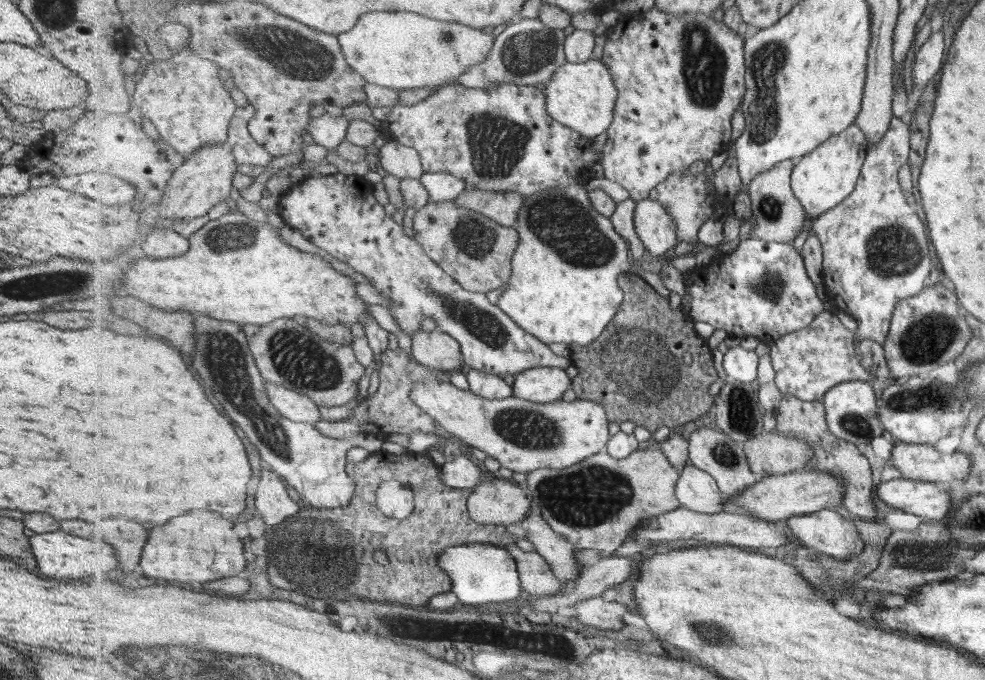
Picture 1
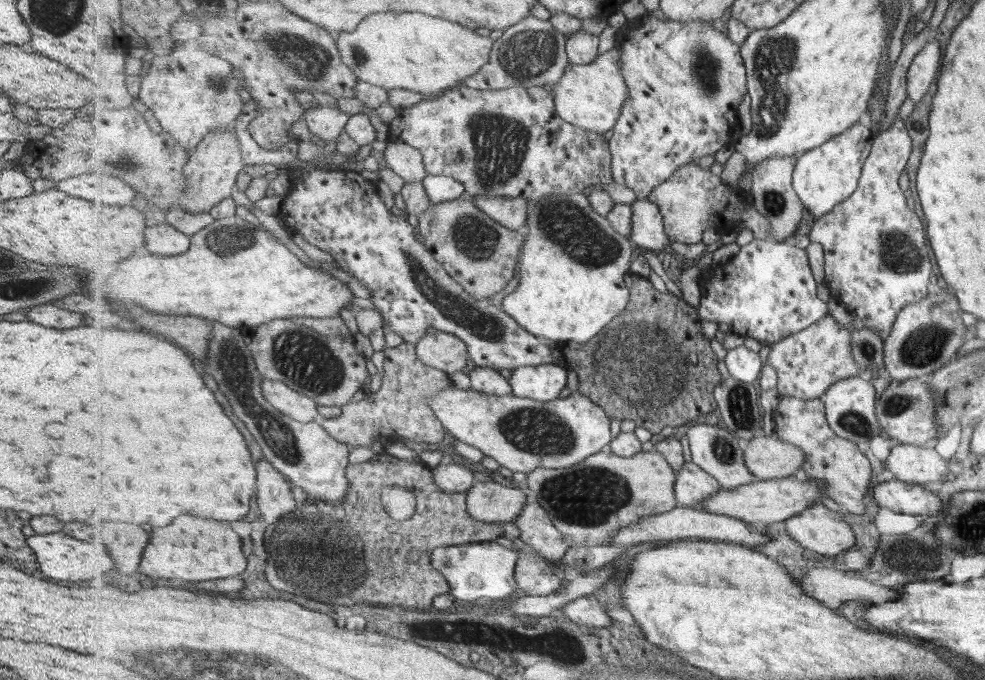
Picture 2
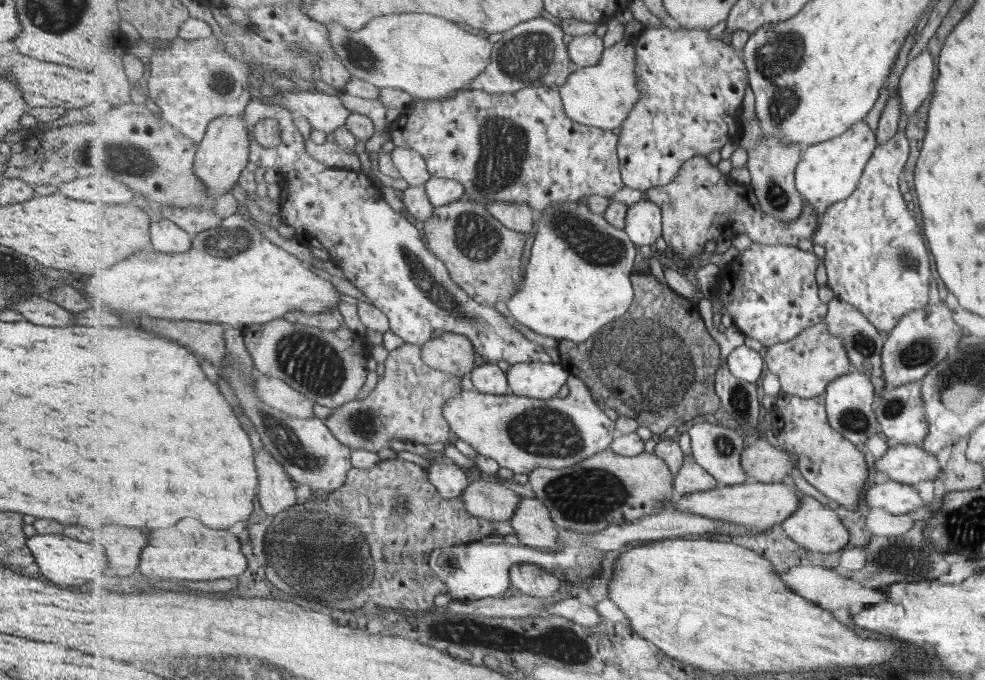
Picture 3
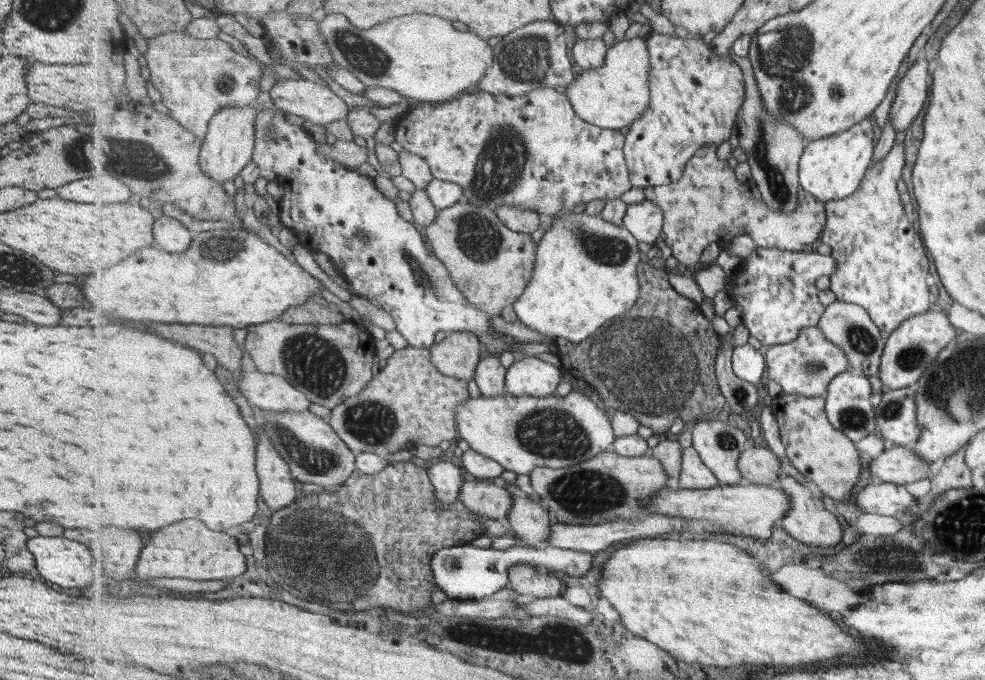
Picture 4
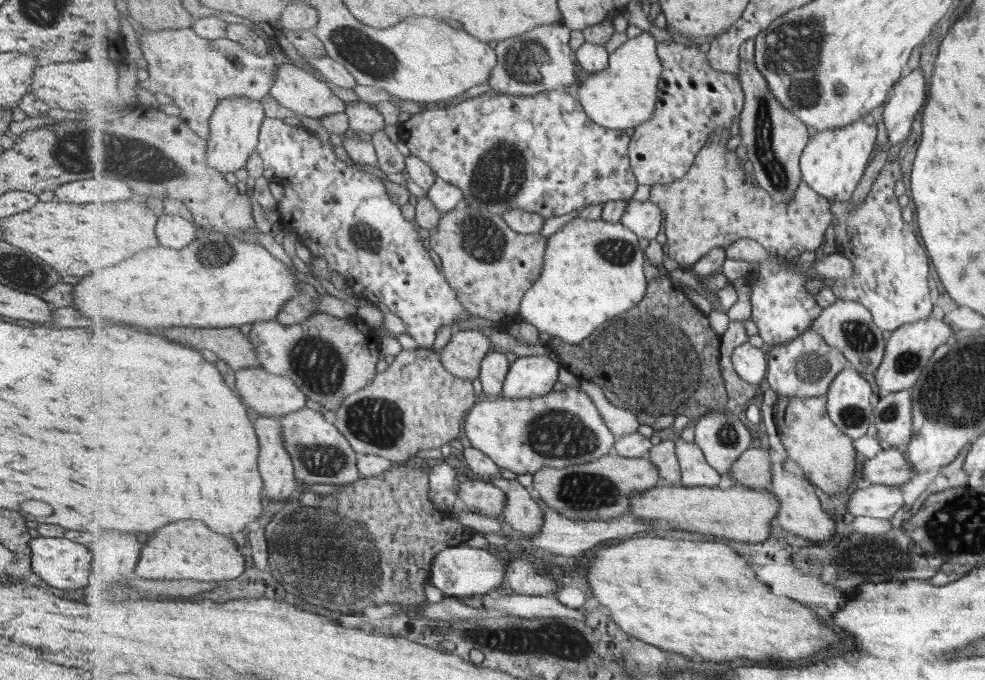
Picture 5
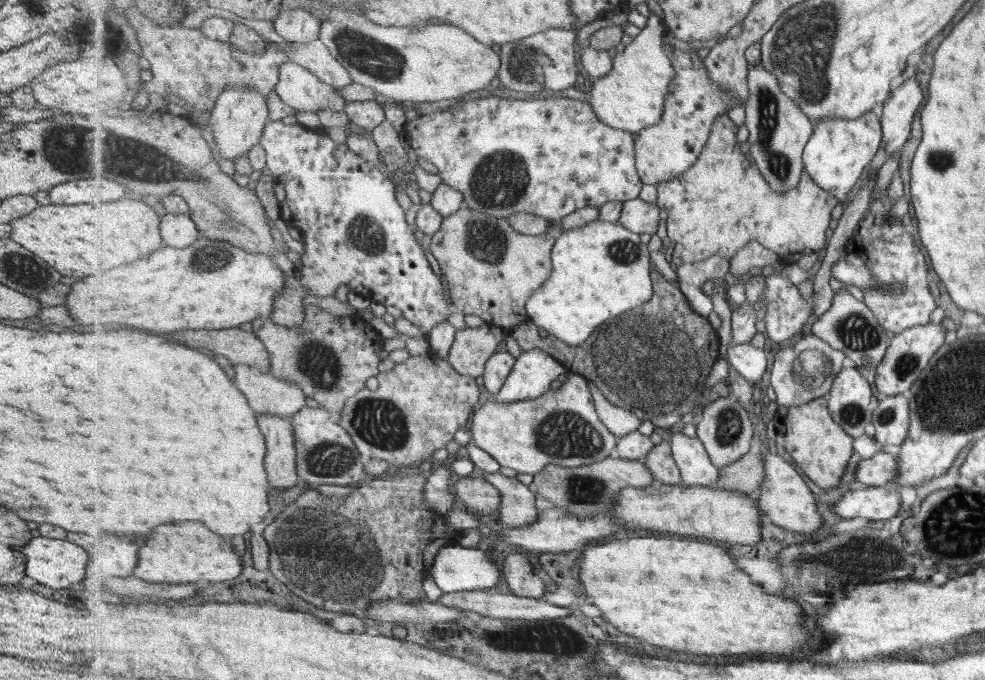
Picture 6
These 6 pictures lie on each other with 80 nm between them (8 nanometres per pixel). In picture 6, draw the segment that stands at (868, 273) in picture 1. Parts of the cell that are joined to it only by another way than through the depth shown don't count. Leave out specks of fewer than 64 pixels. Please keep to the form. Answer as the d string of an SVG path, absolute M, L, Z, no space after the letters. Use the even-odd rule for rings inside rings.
M888 190L880 192L878 198L873 198L851 240L852 247L859 248L859 256L878 280L876 286L858 290L858 296L874 310L878 321L887 330L900 333L913 326L929 324L928 318L931 318L938 303L931 294L932 290L929 290L929 266L925 254L921 254L922 248L915 245L908 224L903 226L901 221L891 218L895 215L894 204L895 201L888 195ZM897 285L904 286L902 294L898 294L894 287L891 287Z

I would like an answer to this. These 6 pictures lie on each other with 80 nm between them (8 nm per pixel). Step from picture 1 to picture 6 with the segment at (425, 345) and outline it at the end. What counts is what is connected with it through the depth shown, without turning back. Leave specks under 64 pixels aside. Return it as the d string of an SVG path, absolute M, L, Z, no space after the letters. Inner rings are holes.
M483 324L481 327L466 327L456 332L450 350L449 364L462 375L474 379L484 376L487 362L500 350L507 331L501 326Z

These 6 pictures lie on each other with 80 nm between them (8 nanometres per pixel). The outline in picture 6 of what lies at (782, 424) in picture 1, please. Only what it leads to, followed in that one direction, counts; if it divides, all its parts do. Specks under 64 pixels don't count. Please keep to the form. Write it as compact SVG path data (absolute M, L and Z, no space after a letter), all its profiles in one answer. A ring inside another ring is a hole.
M821 397L801 406L787 407L783 426L784 448L796 466L821 488L831 490L839 486L847 464L853 458L855 439L832 417L828 409L828 397Z

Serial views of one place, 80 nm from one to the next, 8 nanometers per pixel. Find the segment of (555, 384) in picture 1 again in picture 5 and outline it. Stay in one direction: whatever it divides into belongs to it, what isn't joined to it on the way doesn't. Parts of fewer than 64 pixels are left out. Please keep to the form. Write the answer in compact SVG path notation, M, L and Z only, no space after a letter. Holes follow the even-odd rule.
M550 355L519 357L510 367L502 396L513 399L548 395L559 382L561 364Z

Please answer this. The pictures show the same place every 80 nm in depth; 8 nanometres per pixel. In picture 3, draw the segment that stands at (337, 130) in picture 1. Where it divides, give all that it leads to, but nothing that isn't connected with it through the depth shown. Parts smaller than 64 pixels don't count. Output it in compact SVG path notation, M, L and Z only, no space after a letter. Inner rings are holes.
M287 90L281 92L277 100L269 101L269 104L286 107L292 115L307 119L311 128L325 133L345 125L352 114L343 106L341 98L317 90Z

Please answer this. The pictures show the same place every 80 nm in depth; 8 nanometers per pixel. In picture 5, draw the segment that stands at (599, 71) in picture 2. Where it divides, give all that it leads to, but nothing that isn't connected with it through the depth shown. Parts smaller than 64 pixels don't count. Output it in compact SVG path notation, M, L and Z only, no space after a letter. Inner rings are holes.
M643 31L610 54L607 68L589 74L583 84L578 84L571 91L585 108L585 114L597 124L615 130L635 129L655 114L663 73L664 61L658 52L657 40L651 32Z

